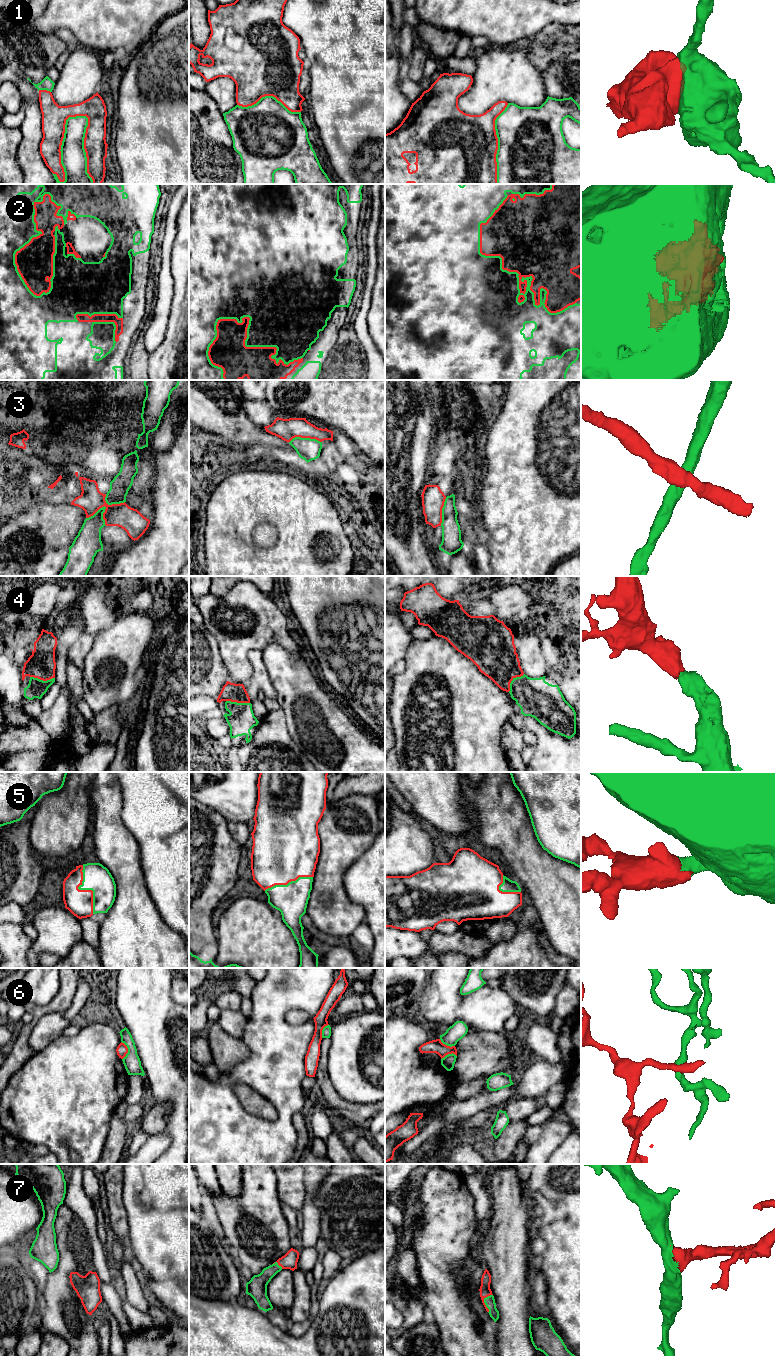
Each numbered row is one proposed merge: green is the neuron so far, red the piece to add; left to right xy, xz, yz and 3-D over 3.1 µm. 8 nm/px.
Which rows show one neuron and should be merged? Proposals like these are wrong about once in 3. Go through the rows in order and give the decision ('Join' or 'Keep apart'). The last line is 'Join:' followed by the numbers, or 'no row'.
1: Keep apart
2: Join
3: Keep apart
4: Join
5: Join
6: Keep apart
7: Join
Join: 2, 4, 5, 7

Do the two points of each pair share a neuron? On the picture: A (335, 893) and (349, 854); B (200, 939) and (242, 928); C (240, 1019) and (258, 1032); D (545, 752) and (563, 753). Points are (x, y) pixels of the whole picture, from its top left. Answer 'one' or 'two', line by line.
A: one
B: two
C: two
D: one

